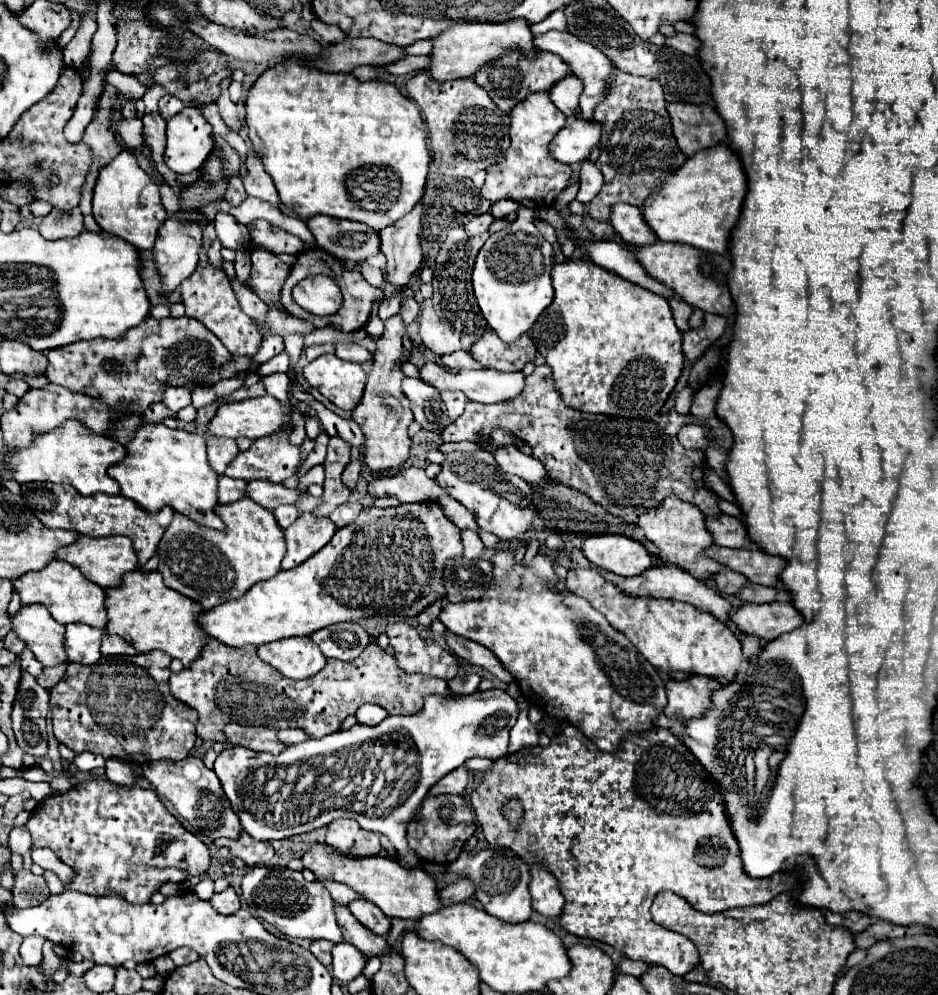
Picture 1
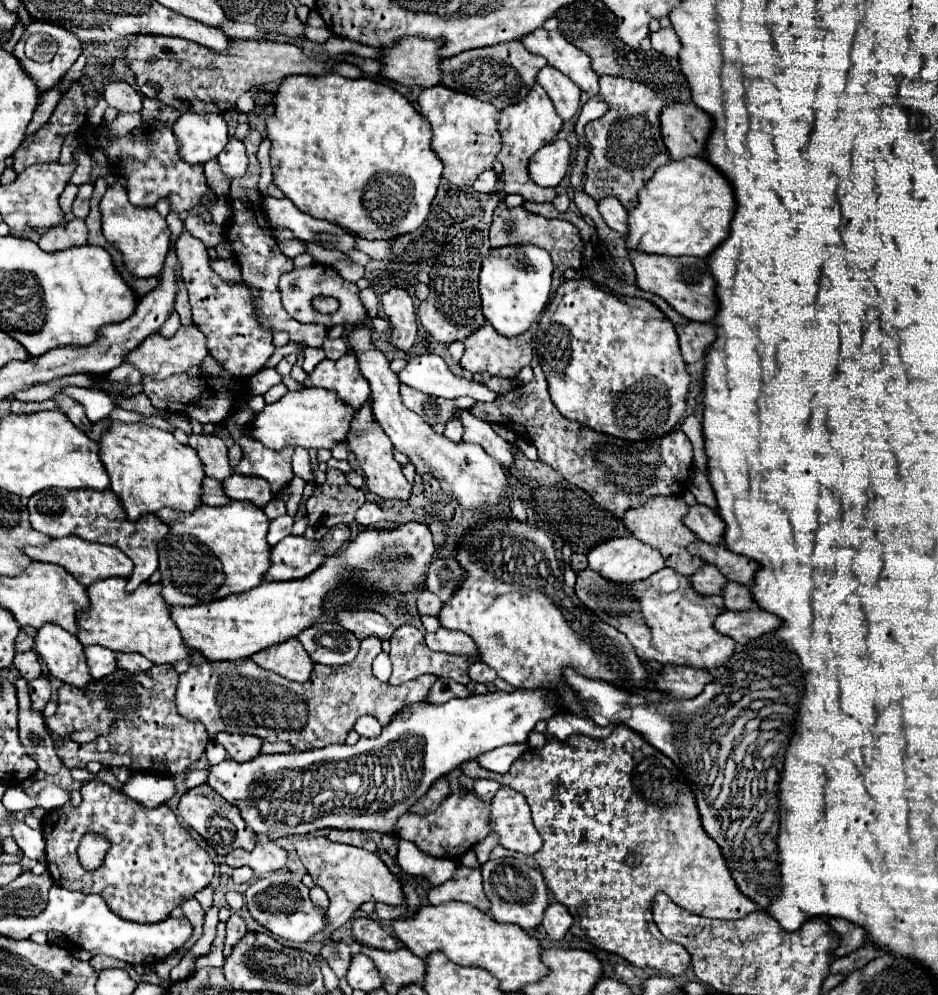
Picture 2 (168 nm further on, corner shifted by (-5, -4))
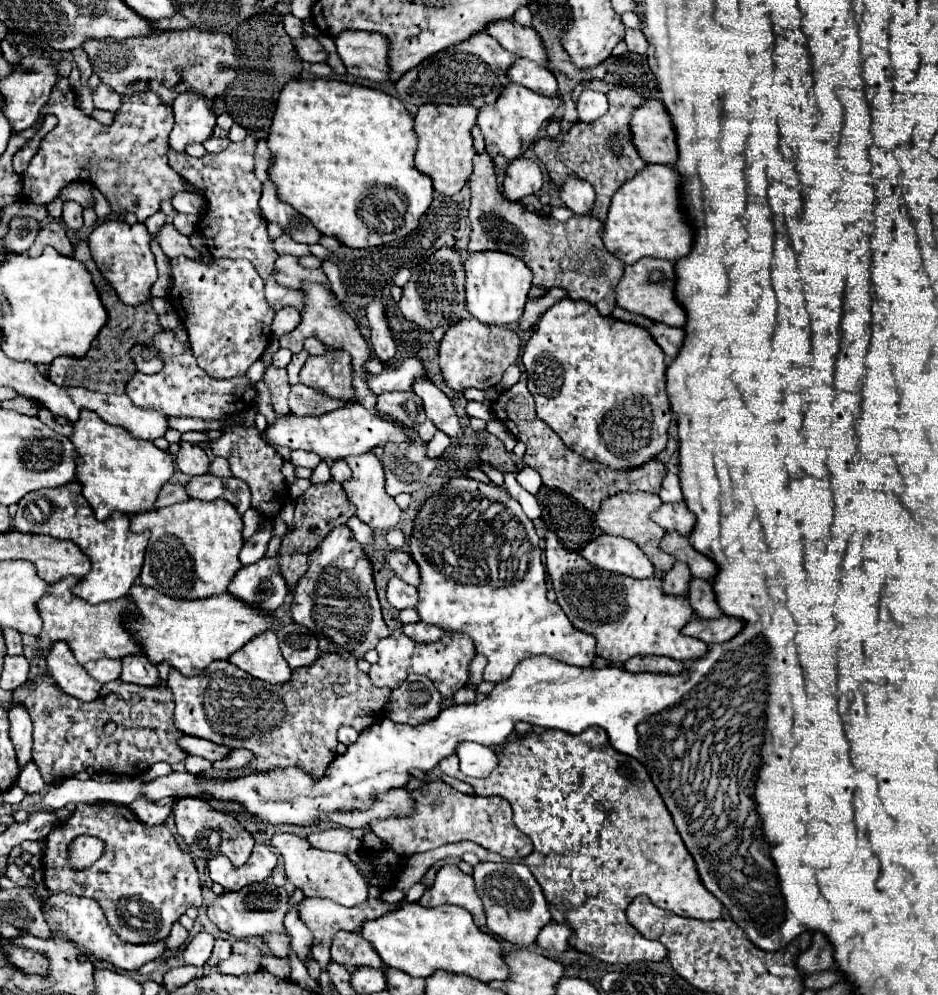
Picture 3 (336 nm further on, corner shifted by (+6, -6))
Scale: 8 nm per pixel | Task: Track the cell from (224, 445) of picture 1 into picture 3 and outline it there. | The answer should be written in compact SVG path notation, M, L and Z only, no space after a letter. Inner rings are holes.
M180 442L180 452L176 454L176 466L180 472L184 472L188 476L196 476L196 474L208 472L210 460L198 444Z

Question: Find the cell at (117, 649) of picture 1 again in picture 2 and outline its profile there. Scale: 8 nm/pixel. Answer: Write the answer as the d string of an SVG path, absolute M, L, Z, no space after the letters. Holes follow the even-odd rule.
M115 652L115 658L117 658L117 666L121 670L127 670L131 674L139 674L139 672L145 672L149 670L153 664L143 658L141 654L125 654L125 652Z

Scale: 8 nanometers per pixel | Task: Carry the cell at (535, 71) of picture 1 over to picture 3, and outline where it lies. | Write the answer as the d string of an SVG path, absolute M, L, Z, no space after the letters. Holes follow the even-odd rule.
M478 32L468 40L430 56L416 68L408 70L398 82L396 92L408 108L420 108L422 104L472 104L476 108L492 104L508 82L508 66L516 60L512 52L500 48L500 44L486 32Z

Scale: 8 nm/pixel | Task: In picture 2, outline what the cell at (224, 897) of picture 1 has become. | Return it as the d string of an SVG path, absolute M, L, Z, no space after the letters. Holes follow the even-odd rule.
M231 914L231 918L227 920L227 940L225 940L225 950L223 954L227 956L231 952L231 946L247 932L245 920L239 914Z

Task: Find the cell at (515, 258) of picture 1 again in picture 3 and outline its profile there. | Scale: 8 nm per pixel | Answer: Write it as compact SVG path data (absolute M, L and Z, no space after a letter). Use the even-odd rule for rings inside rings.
M490 250L490 252L472 252L466 260L466 306L468 312L484 324L496 324L496 326L516 324L524 312L530 286L532 286L532 272L516 256Z

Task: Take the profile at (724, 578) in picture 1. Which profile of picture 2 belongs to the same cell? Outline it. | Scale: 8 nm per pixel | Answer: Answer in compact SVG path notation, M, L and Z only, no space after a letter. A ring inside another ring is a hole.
M703 564L703 568L691 576L691 584L699 594L721 594L723 586L727 584L727 578L723 578L723 574L719 574L719 570L715 570L715 566L711 564Z

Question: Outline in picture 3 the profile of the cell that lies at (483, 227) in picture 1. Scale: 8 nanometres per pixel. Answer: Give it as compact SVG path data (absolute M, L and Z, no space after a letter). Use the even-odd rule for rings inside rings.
M484 150L474 156L474 172L470 176L472 206L470 206L470 246L468 250L500 250L512 254L532 270L532 286L540 286L546 292L554 286L564 288L572 300L584 300L592 304L602 316L610 316L616 298L614 288L624 274L624 264L614 258L600 240L600 220L592 216L572 214L567 222L558 222L550 214L528 212L518 202L502 198L498 184L494 184L494 162ZM560 228L560 230L558 230Z

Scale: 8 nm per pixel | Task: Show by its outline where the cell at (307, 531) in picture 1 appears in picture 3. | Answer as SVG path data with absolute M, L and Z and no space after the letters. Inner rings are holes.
M262 558L236 572L228 586L228 594L246 602L250 608L270 614L284 602L288 588L280 576L276 558Z

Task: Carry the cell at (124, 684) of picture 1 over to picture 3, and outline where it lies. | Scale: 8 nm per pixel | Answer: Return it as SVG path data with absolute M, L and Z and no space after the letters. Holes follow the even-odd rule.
M46 674L36 676L34 680L28 680L24 686L20 686L18 696L16 692L12 694L12 704L16 704L16 700L18 704L24 704L24 708L28 708L28 714L32 716L34 724L32 756L46 784L70 778L72 774L78 774L86 768L94 768L96 772L116 776L140 776L156 762L176 764L186 760L186 752L182 752L176 744L182 732L176 730L174 726L174 698L166 684L158 688L144 688L116 680L104 686L100 698L92 702L82 702L60 692L56 688L56 682ZM70 720L74 720L76 724L72 724ZM106 722L116 724L116 732L110 736L104 734Z

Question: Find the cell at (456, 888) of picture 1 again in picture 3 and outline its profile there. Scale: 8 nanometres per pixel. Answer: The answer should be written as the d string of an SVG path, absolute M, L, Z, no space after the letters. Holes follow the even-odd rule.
M446 864L438 870L436 882L426 888L424 896L418 902L420 906L442 906L456 904L466 908L474 916L474 924L478 928L486 926L486 912L480 896L476 894L472 876L464 874L456 864Z

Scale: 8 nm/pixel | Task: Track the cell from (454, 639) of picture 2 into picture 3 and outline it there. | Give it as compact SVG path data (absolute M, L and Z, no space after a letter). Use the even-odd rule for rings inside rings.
M416 622L416 624L404 624L402 632L406 636L410 636L416 642L434 642L442 636L442 630L432 626L432 624L424 624L424 622Z

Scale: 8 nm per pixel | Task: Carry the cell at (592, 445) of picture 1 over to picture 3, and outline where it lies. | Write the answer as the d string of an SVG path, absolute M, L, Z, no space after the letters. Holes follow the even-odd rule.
M522 374L520 380L512 388L504 390L498 396L498 400L492 404L492 412L516 438L524 440L524 444L526 444L524 464L538 470L538 474L542 476L542 484L572 496L578 504L582 504L590 512L596 512L604 498L608 498L616 492L622 492L622 490L624 492L642 490L642 492L654 492L654 494L660 492L660 482L666 476L666 468L658 460L650 460L644 466L628 470L628 472L618 472L600 462L586 460L586 458L578 456L576 452L572 452L570 448L566 448L564 442L560 440L560 436L556 432L552 432L548 428L548 424L544 424L540 418L536 418L534 400L526 388L526 374Z

